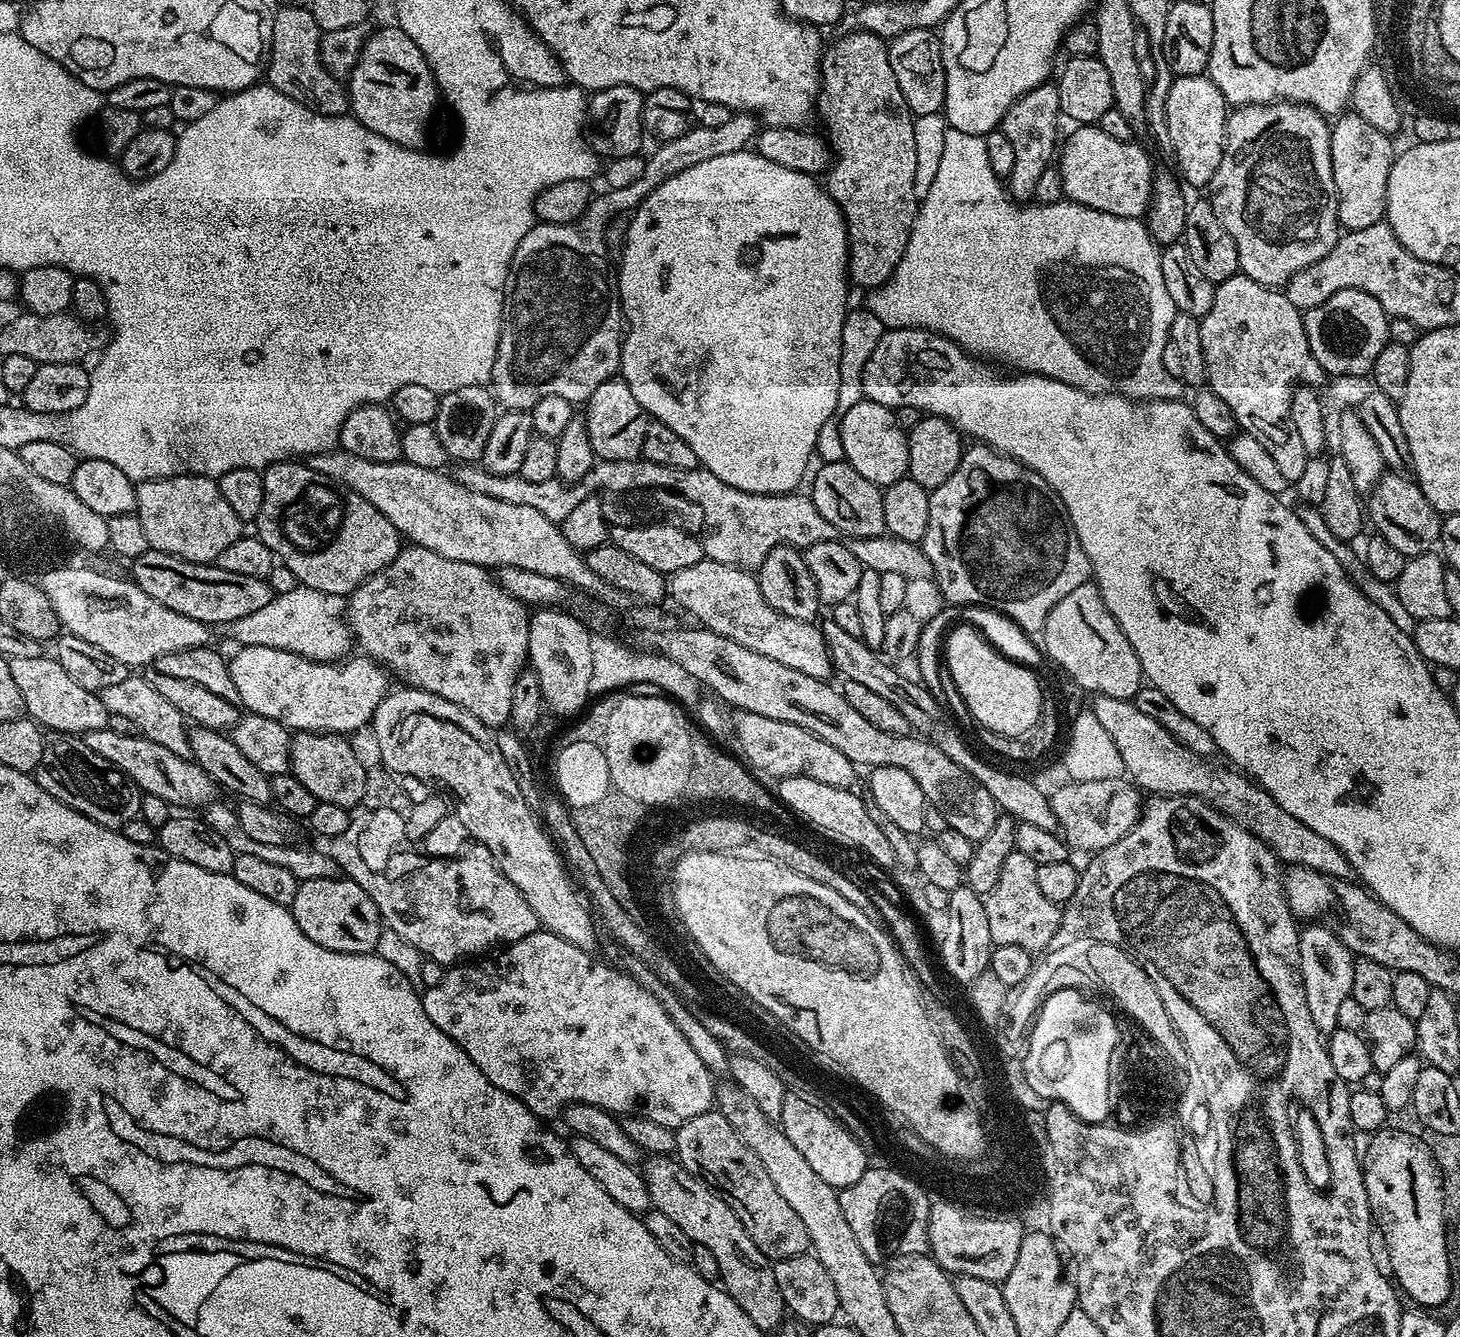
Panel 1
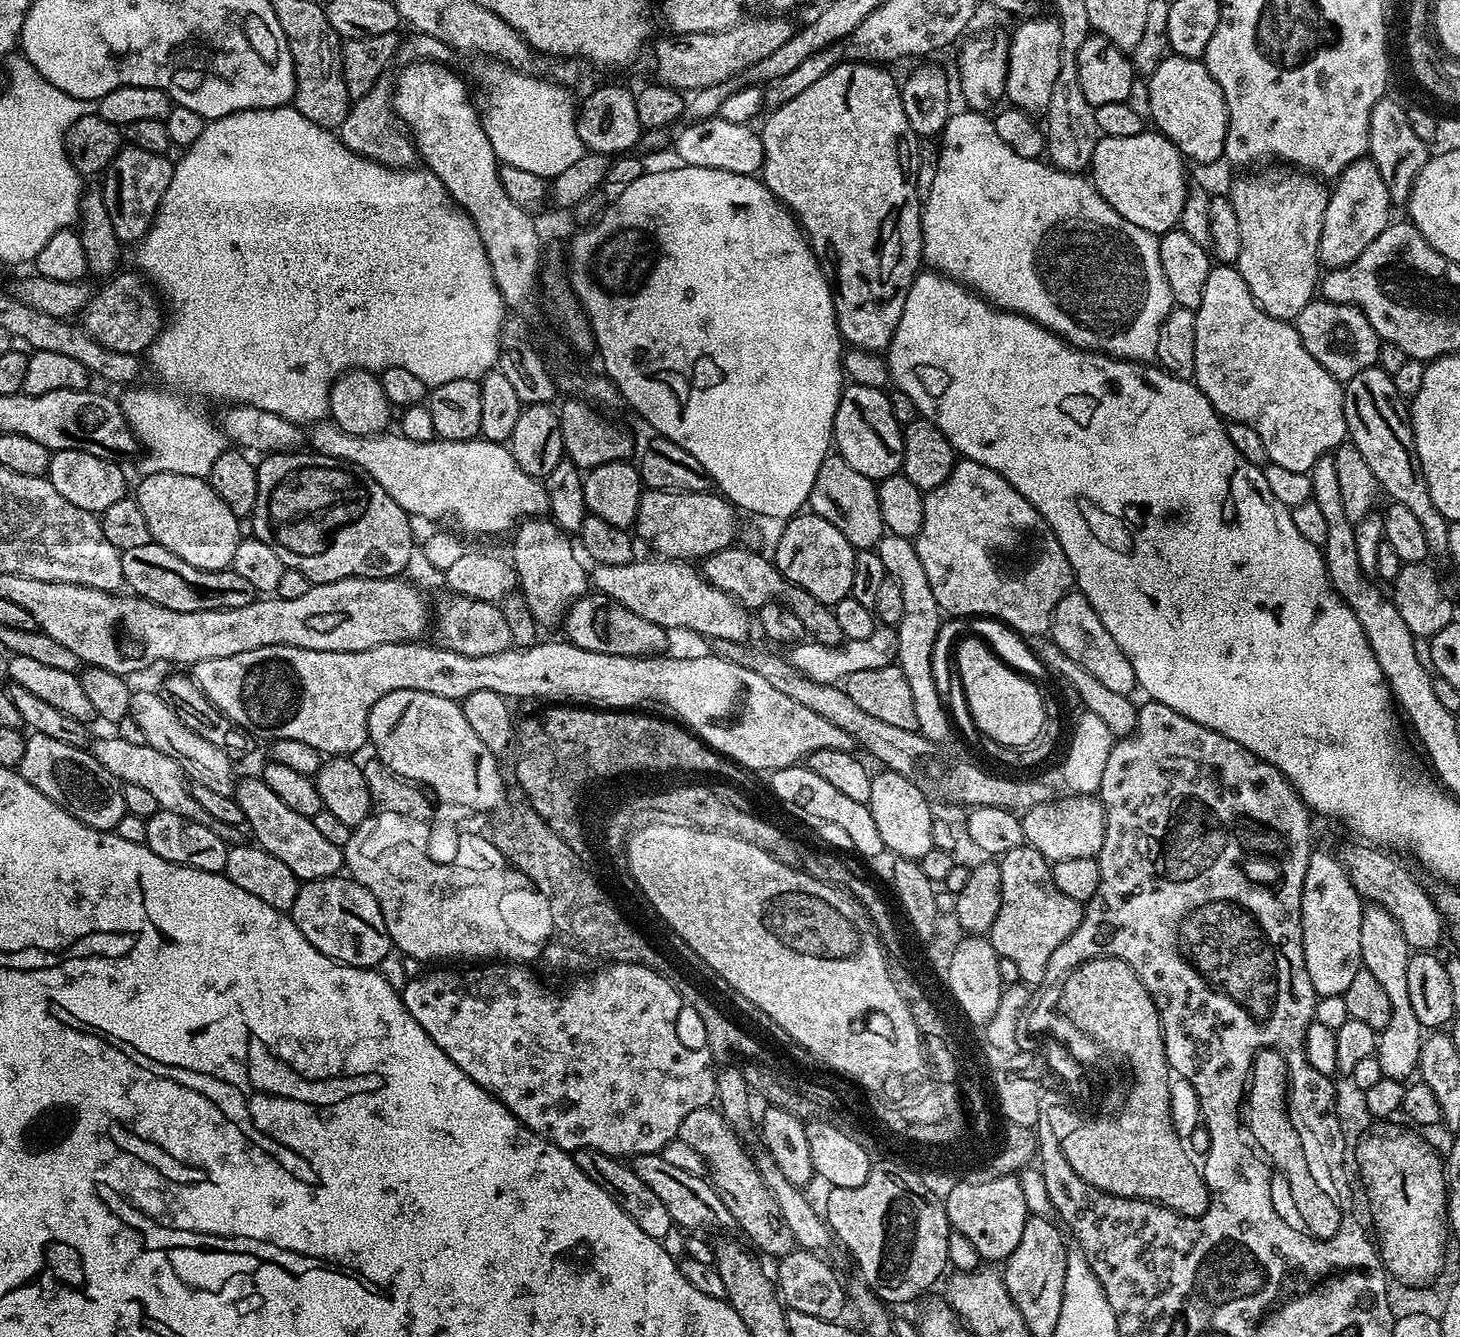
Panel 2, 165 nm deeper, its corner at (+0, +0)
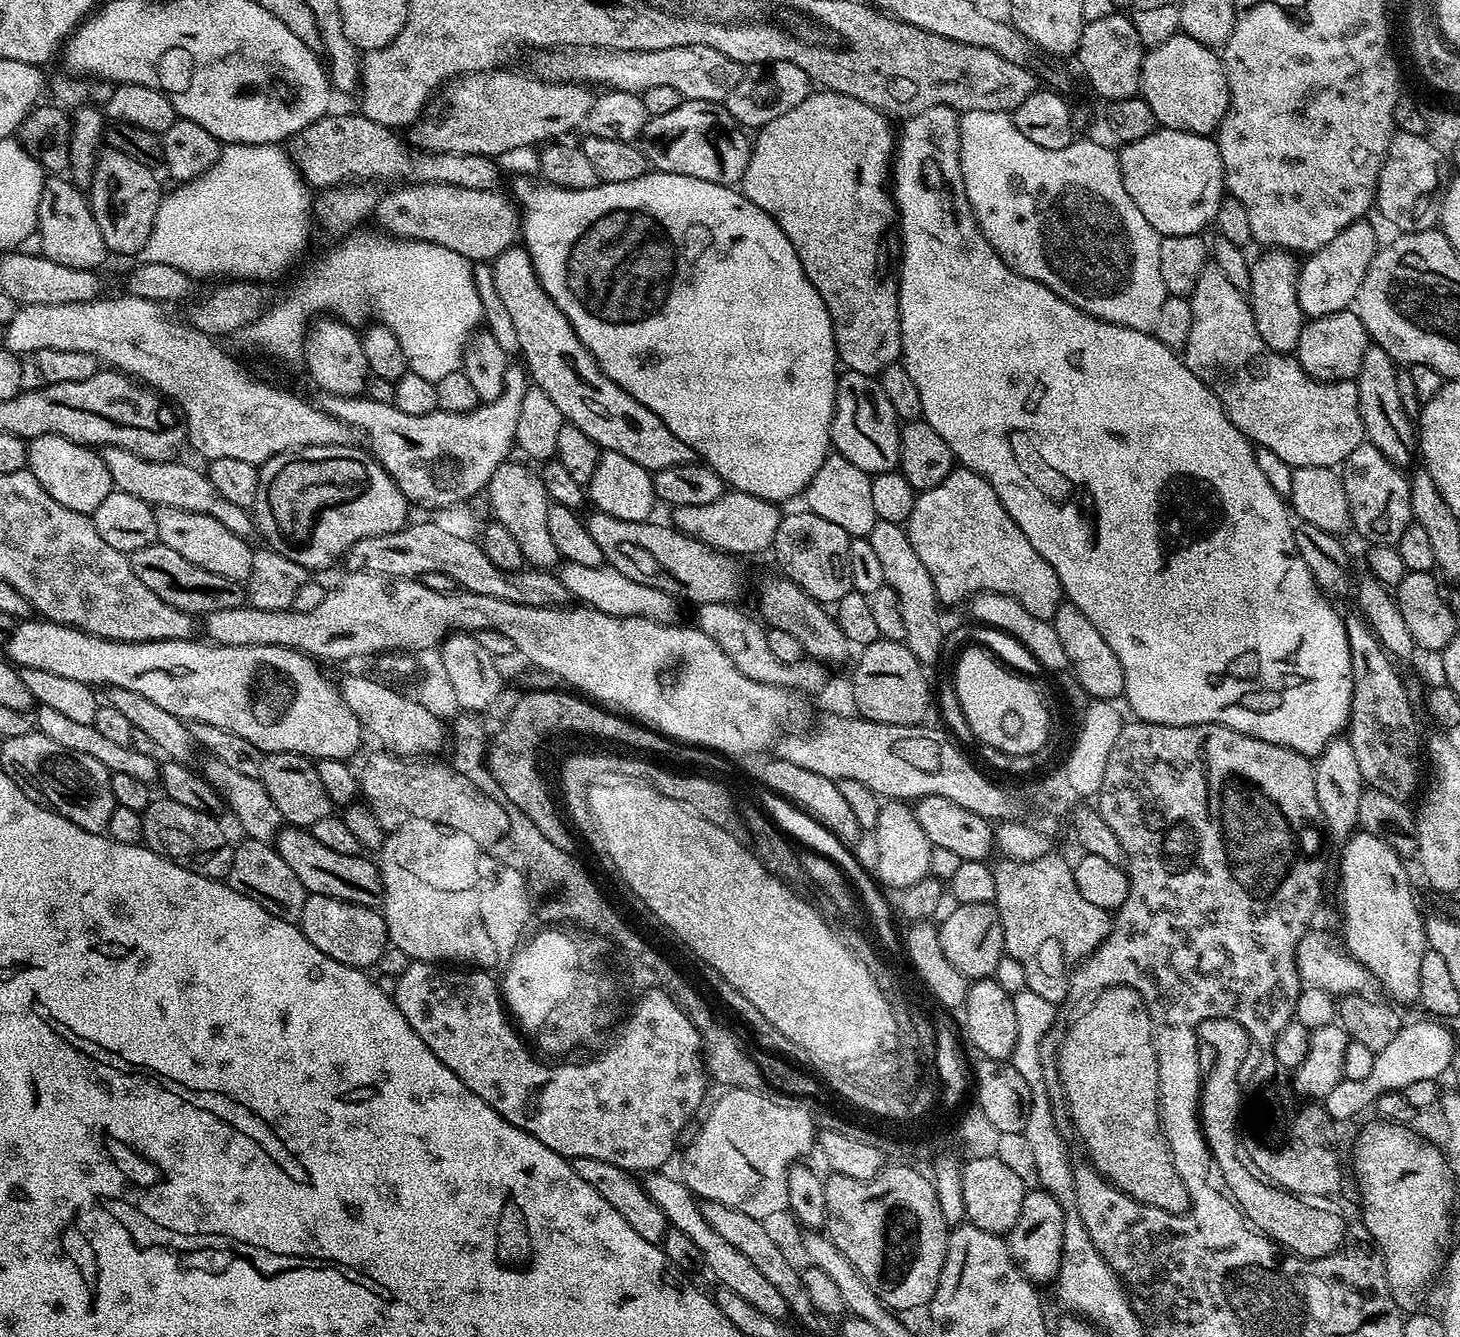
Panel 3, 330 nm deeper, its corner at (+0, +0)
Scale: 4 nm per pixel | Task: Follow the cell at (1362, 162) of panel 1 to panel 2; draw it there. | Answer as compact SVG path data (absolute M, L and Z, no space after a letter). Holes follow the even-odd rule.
M1371 159L1356 160L1346 166L1346 170L1333 184L1336 185L1330 188L1320 235L1319 261L1328 270L1354 262L1354 258L1358 258L1358 254L1362 254L1362 250L1366 250L1366 246L1370 246L1370 242L1374 242L1374 238L1378 238L1378 234L1388 228L1394 211L1386 182L1382 182L1382 174L1378 174Z

